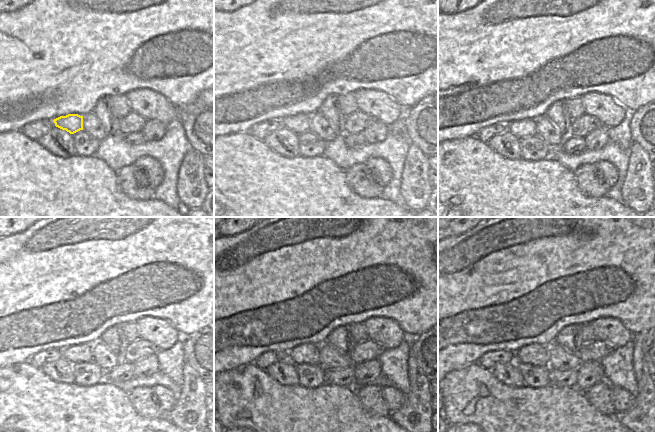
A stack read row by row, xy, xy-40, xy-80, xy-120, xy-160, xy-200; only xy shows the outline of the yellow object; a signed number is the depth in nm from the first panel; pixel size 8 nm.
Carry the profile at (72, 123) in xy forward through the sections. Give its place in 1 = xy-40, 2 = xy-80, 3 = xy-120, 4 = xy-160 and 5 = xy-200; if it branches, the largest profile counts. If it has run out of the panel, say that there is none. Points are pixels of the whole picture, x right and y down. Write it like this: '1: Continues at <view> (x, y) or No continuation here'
1: Continues at xy-40 (299, 123)
2: Continues at xy-80 (526, 127)
3: Continues at xy-120 (80, 352)
4: Continues at xy-160 (304, 353)
5: Continues at xy-200 (534, 354).

